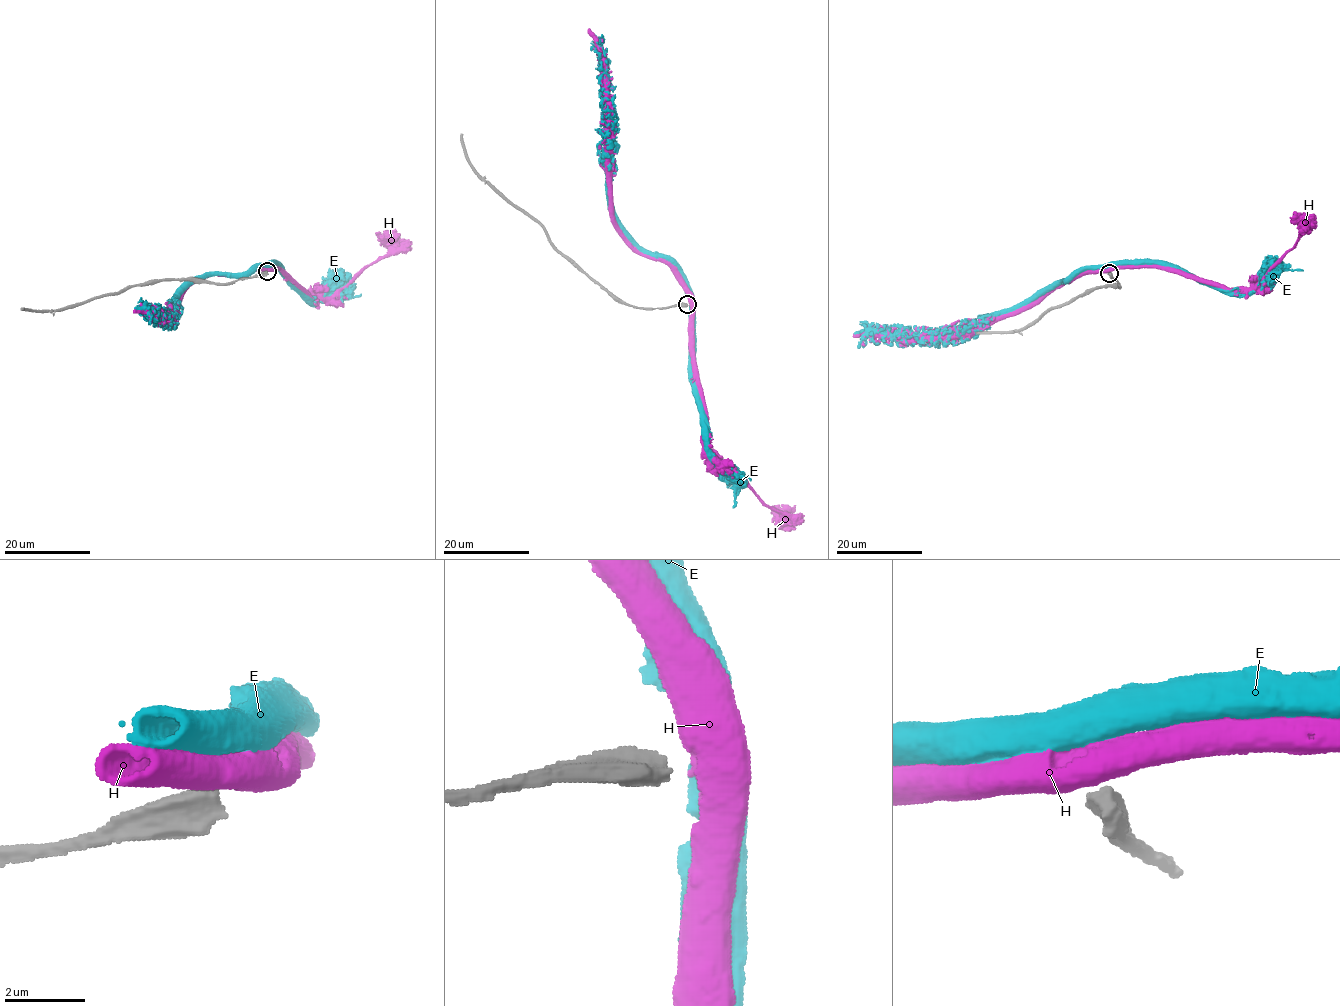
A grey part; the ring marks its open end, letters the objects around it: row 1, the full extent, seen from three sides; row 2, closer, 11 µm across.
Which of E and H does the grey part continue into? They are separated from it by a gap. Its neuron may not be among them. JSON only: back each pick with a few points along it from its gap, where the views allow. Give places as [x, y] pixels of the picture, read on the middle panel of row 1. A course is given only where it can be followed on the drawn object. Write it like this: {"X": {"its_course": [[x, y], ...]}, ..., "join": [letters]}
{"join": []}

